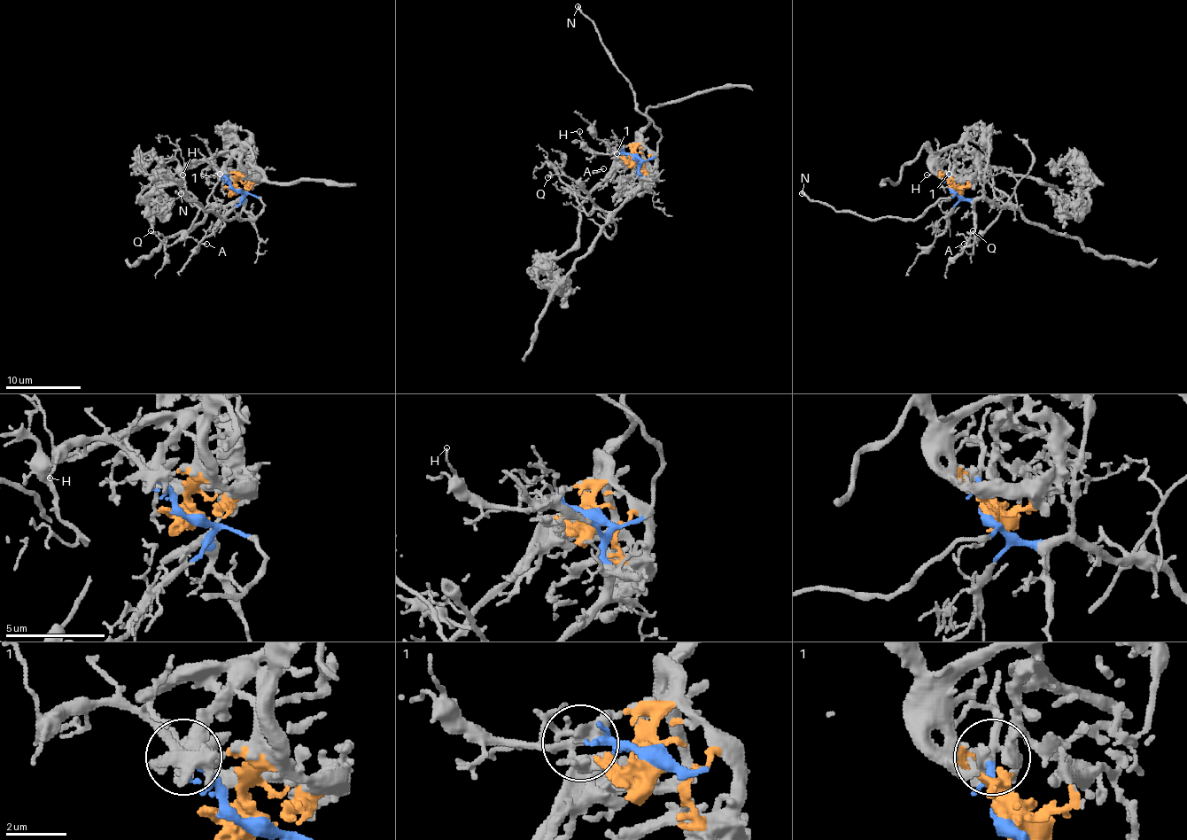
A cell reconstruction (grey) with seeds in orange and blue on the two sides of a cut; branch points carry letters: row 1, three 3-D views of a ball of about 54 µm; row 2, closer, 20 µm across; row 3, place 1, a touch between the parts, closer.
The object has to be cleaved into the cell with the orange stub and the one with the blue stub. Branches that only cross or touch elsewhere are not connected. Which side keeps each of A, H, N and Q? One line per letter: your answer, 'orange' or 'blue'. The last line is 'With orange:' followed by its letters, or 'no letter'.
A: blue
H: blue
N: blue
Q: blue
With orange: no letter

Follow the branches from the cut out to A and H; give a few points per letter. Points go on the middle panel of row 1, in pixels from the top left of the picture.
A: (636, 157), (640, 164), (640, 185), (615, 210), (601, 212), (585, 187), (592, 174), (603, 168)
H: (636, 157), (594, 153), (579, 136), (579, 130)

